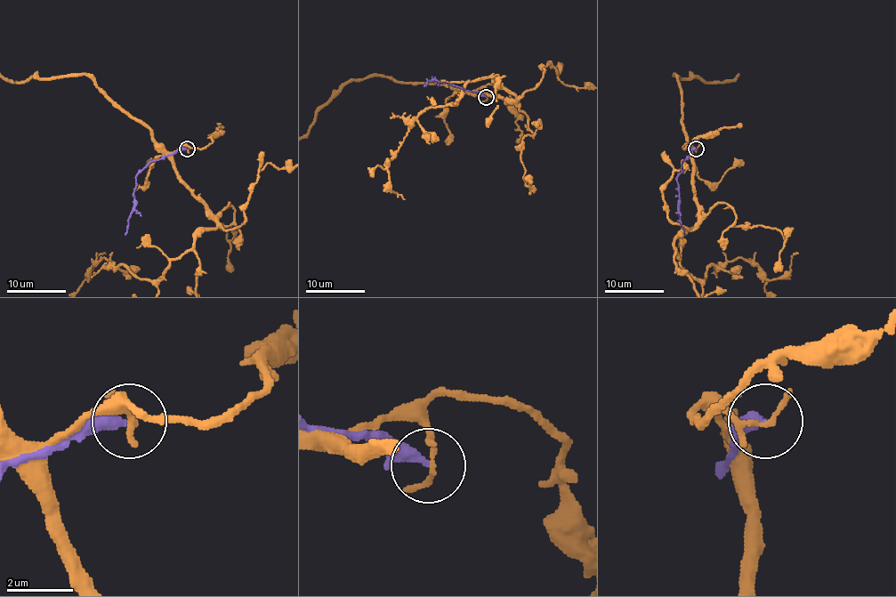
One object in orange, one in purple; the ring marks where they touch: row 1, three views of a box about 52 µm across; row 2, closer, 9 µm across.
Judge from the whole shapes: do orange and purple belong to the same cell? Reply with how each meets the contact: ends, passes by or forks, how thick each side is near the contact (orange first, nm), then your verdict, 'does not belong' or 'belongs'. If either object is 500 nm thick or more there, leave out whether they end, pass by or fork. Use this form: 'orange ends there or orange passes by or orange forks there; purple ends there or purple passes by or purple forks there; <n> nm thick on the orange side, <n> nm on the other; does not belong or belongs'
orange forks there; purple passes by; 120 nm thick on the orange side, 240 nm on the other; does not belong

